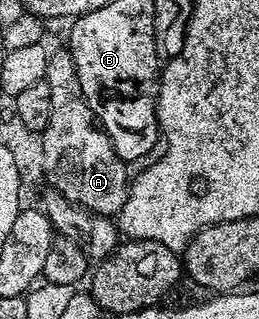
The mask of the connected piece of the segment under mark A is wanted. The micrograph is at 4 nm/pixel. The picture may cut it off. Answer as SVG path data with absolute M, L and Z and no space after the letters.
M67 48L53 49L48 55L44 83L50 88L50 124L39 135L40 158L51 189L62 192L66 200L95 214L119 215L128 199L129 163L114 152L114 144L92 117L88 99L78 84L78 68Z

